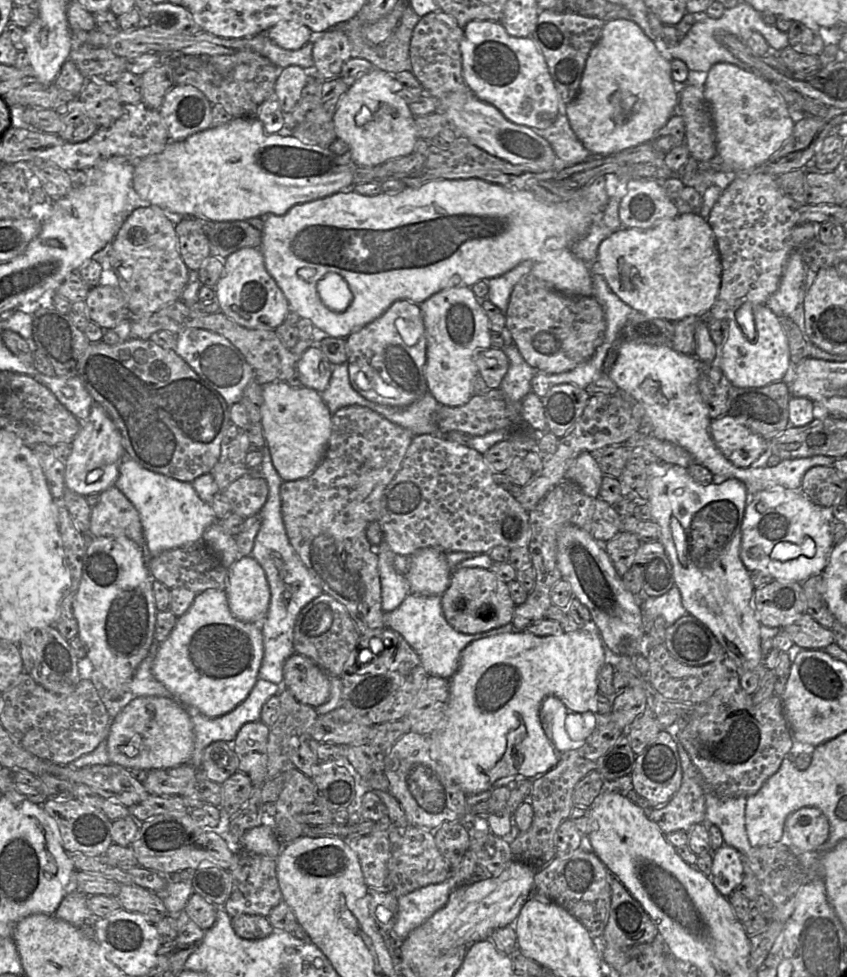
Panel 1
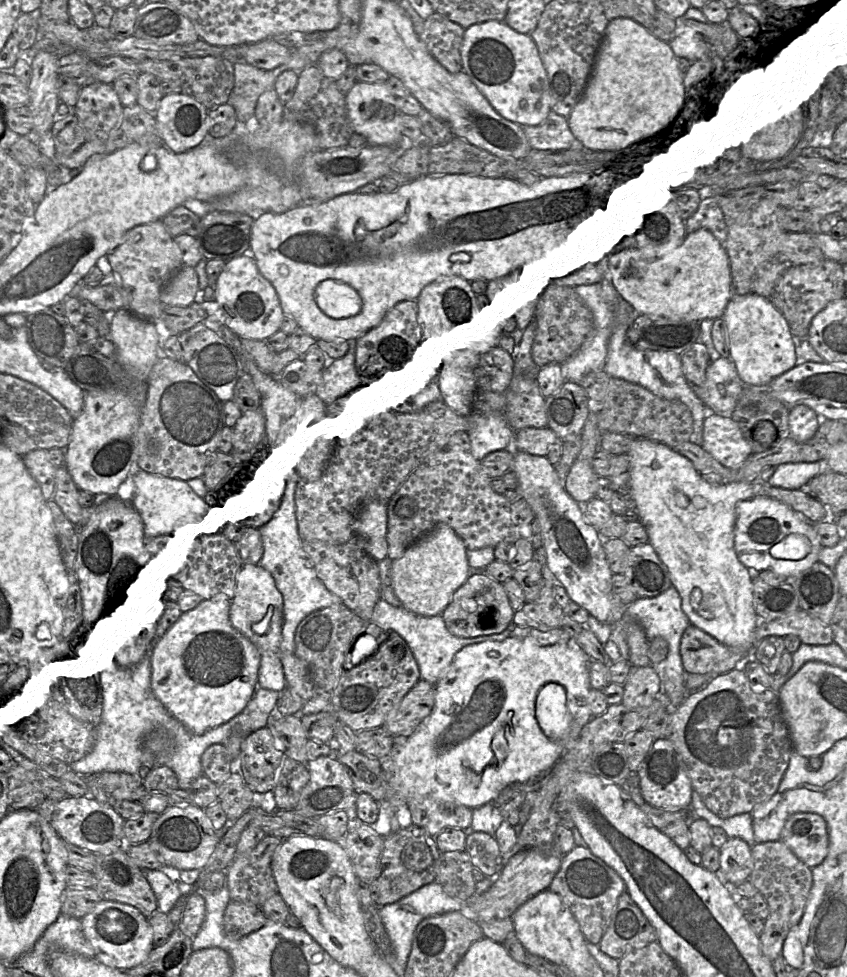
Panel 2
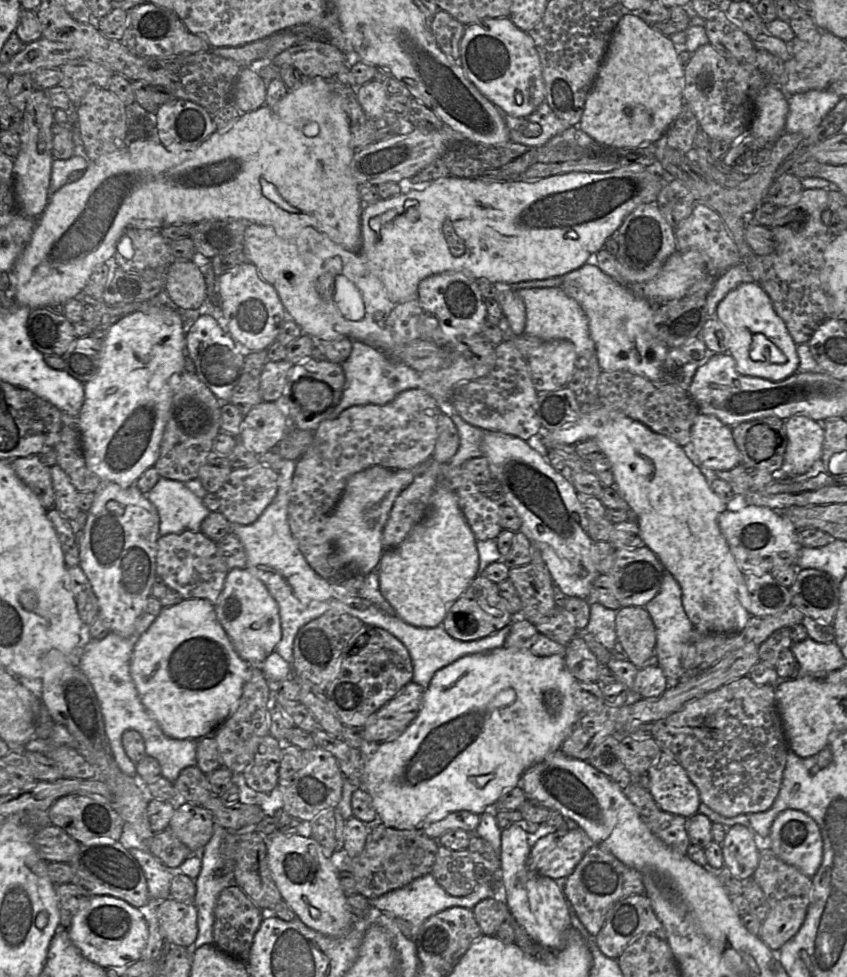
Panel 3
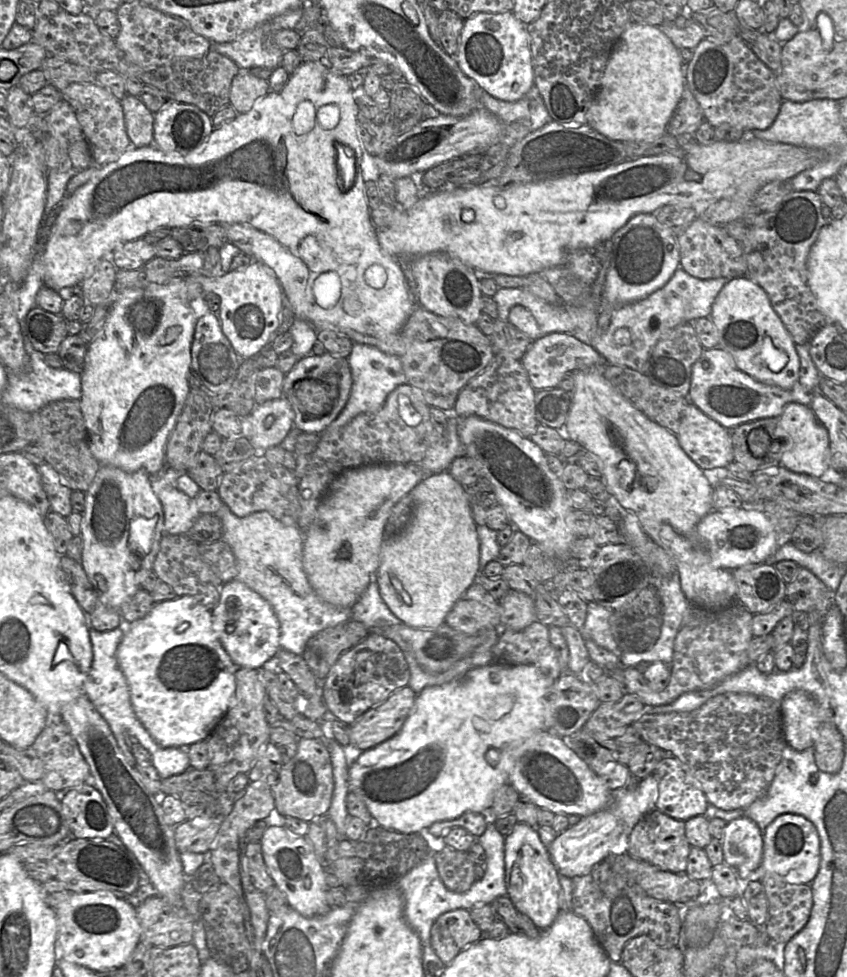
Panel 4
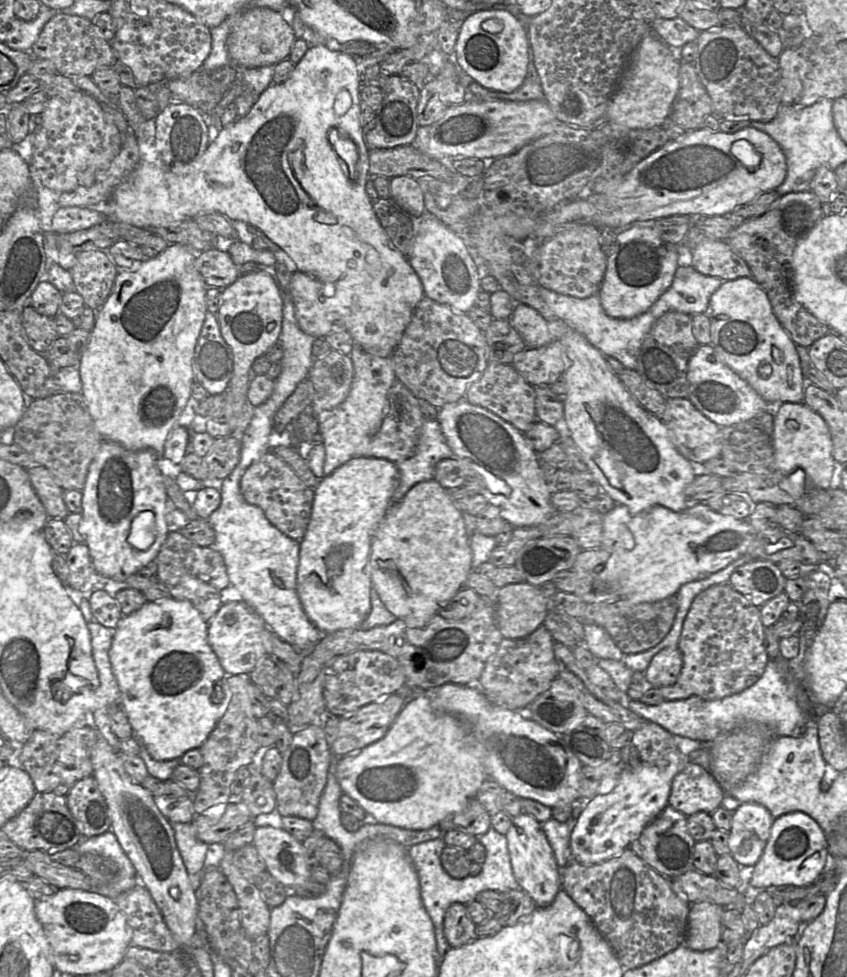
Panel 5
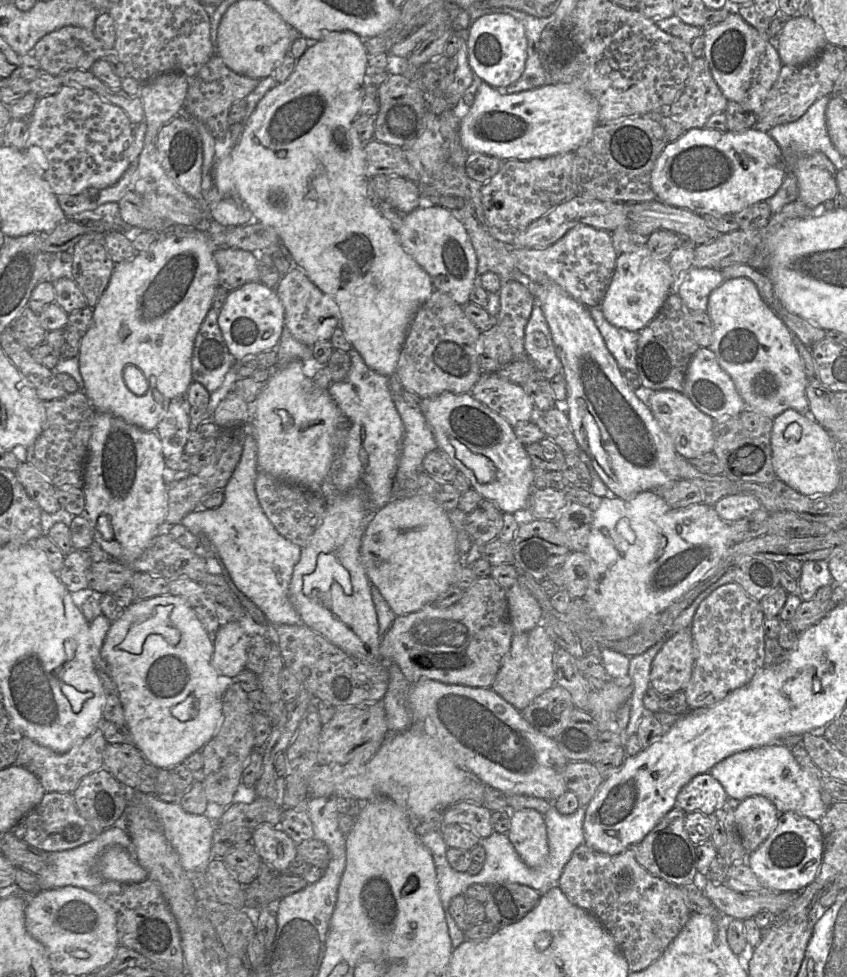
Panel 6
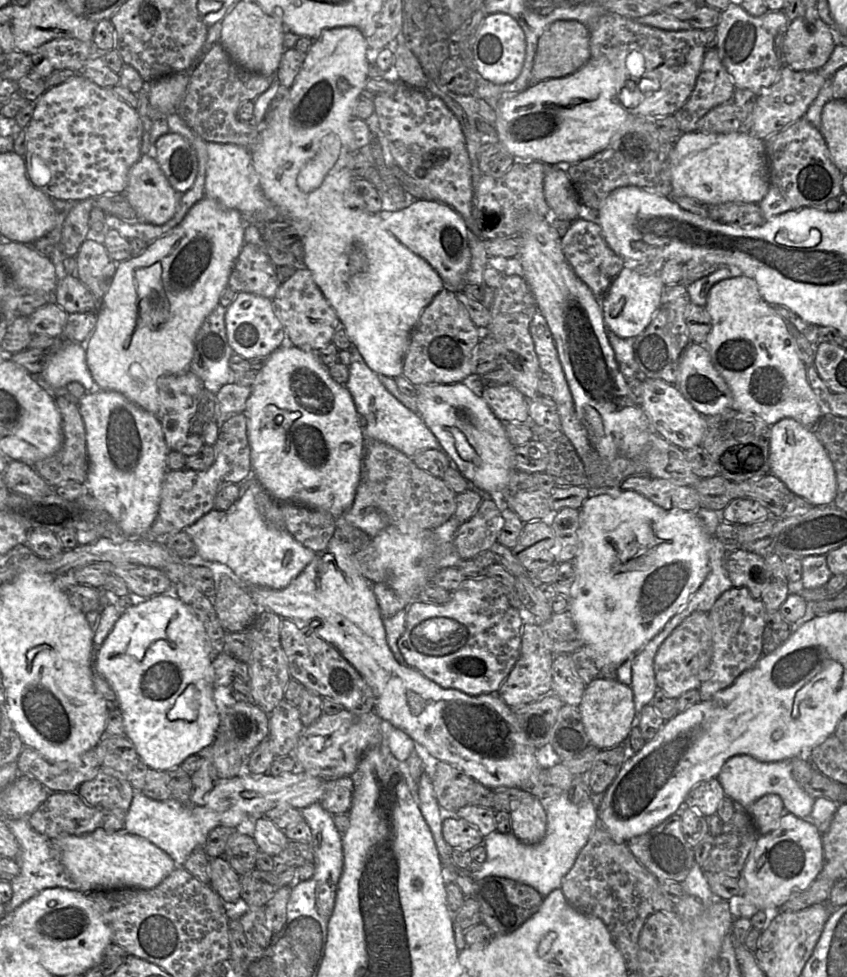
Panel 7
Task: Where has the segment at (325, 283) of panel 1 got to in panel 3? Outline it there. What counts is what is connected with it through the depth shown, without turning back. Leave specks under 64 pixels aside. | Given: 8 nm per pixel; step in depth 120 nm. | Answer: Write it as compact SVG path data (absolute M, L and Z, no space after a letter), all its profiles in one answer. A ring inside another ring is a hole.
M336 275L334 281L333 299L344 318L350 321L361 320L365 312L358 289L344 275Z

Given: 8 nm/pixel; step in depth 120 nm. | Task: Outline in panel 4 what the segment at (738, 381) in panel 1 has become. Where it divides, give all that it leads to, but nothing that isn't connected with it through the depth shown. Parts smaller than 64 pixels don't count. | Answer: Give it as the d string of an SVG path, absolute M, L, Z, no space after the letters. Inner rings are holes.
M748 276L730 279L724 285L713 303L710 319L719 335L717 347L731 355L740 371L785 390L799 382L796 344L774 311L767 293Z

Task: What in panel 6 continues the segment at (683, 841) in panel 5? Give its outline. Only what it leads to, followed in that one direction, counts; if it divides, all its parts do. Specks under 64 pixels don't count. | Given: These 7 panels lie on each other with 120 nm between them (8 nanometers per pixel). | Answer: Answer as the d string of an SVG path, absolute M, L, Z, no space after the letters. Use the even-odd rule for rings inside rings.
M677 806L672 808L641 842L629 848L648 872L679 887L692 883L697 873L696 845L684 827L685 815Z

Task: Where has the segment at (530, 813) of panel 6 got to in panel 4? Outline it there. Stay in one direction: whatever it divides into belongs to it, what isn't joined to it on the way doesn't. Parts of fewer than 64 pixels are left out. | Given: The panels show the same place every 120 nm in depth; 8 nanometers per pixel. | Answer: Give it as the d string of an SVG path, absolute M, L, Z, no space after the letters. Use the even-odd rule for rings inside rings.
M516 823L505 836L504 860L507 896L516 910L528 916L540 931L549 928L562 909L562 889L559 872L541 841L537 828Z

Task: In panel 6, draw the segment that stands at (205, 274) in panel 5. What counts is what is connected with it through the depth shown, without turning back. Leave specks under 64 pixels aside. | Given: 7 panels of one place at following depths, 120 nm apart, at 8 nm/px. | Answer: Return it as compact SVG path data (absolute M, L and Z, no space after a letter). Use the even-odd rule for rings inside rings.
M218 247L213 257L218 267L219 287L227 291L260 280L259 261L250 251Z

